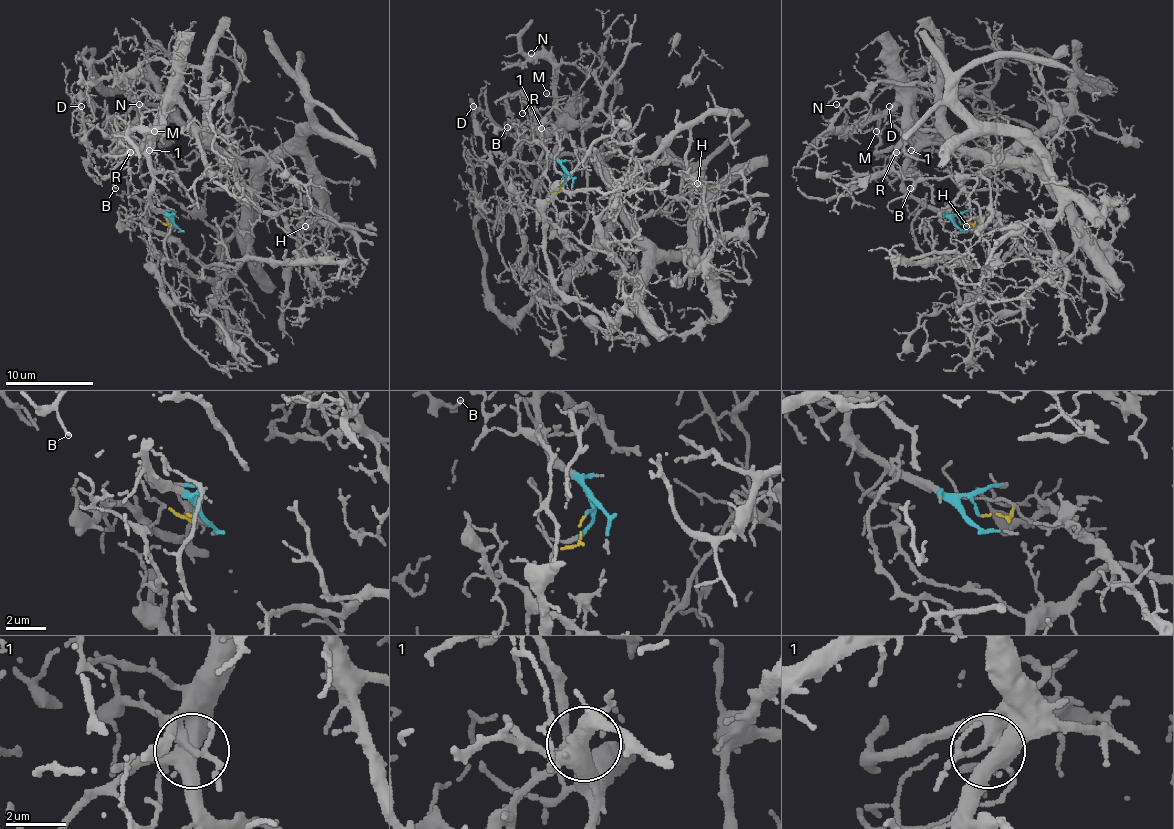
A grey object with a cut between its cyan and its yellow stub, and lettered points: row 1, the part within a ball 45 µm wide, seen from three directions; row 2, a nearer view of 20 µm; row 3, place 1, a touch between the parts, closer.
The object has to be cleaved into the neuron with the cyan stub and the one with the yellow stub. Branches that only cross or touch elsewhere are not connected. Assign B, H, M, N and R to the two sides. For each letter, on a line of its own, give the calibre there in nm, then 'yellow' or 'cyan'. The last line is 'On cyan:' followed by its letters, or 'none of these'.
B: calibre 120 nm; cyan
H: calibre 100 nm; yellow
M: calibre 120 nm; cyan
N: calibre 130 nm; cyan
R: calibre 110 nm; cyan
On cyan: B, M, N, R

